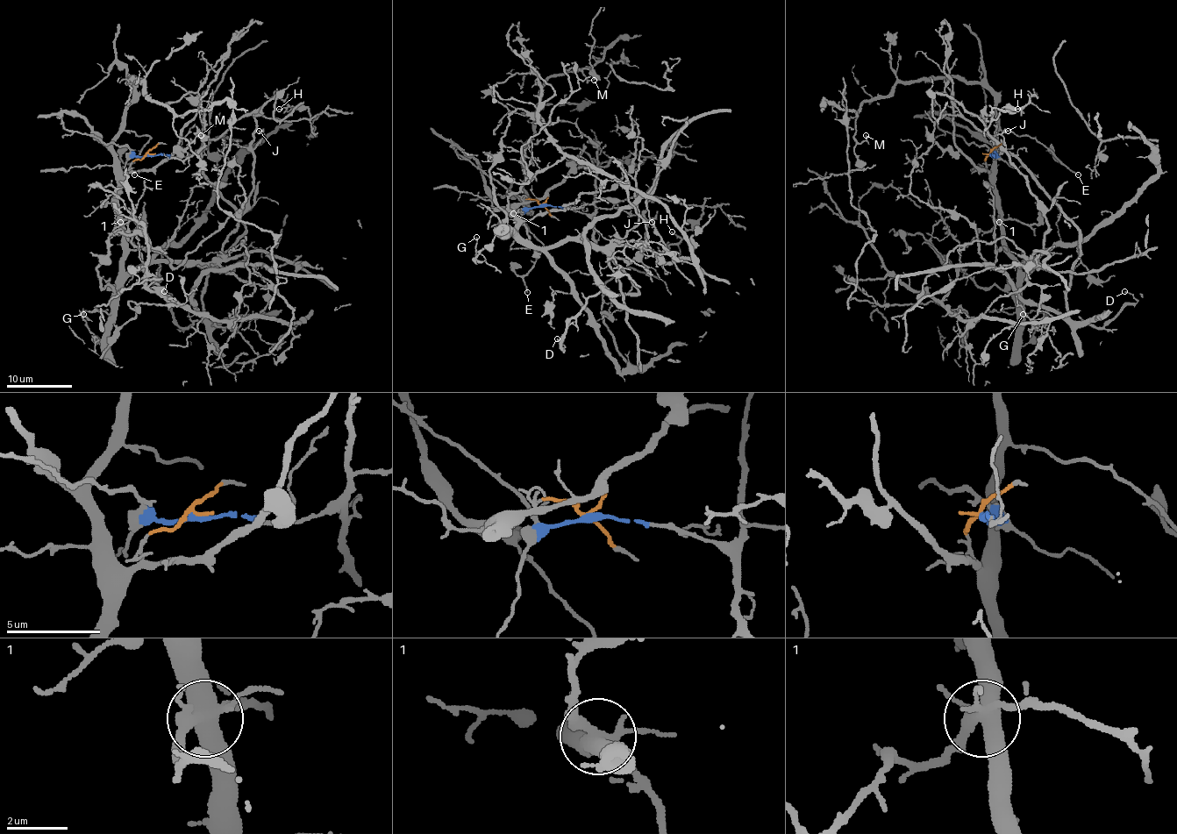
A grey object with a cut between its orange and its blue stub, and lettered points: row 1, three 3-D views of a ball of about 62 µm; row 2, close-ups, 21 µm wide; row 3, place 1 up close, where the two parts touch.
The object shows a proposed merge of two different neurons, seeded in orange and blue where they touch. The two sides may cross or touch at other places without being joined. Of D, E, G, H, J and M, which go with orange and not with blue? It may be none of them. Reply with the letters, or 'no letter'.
E, G, J, M

